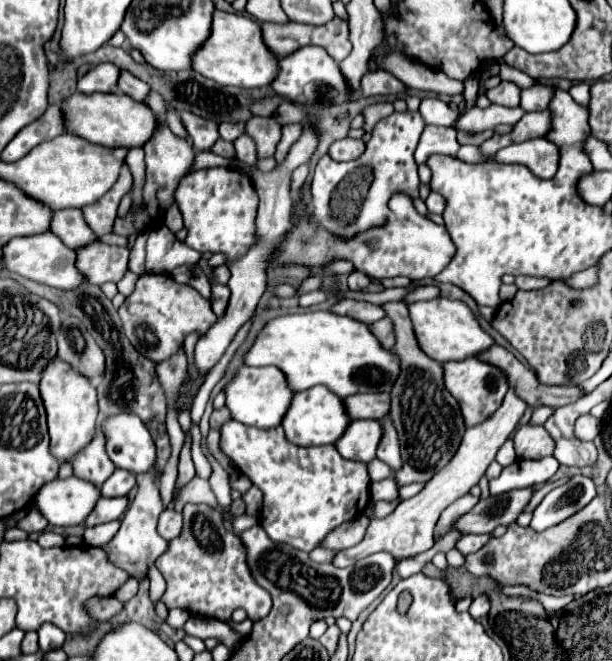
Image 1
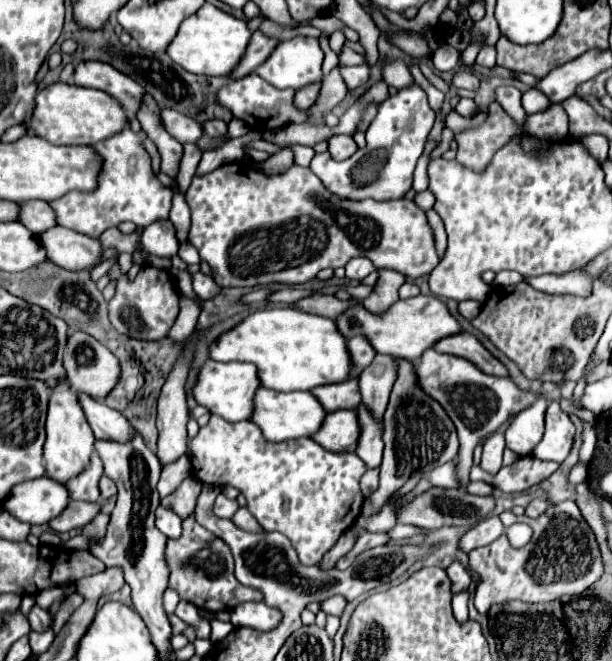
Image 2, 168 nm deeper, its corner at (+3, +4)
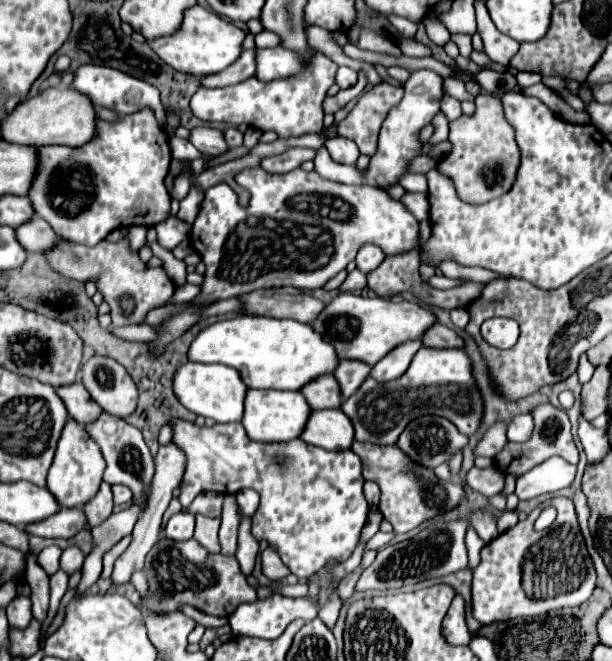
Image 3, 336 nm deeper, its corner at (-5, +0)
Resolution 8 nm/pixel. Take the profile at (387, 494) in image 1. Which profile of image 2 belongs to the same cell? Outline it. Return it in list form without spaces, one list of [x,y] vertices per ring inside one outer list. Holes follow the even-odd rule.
[[[366,470],[360,480],[360,490],[368,498],[378,488],[378,470]]]

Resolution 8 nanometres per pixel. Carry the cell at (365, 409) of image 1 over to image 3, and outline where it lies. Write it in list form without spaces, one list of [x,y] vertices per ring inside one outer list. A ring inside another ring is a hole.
[[[320,376],[320,380],[308,384],[308,388],[304,388],[302,394],[306,396],[308,404],[312,404],[314,410],[340,408],[344,402],[340,386],[334,376]]]

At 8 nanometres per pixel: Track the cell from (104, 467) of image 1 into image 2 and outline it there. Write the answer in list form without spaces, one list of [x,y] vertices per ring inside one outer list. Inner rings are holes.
[[[92,454],[88,468],[82,474],[78,474],[76,478],[68,480],[68,484],[66,484],[70,500],[100,502],[100,490],[98,490],[100,476],[102,476],[102,462],[100,462],[98,454]]]

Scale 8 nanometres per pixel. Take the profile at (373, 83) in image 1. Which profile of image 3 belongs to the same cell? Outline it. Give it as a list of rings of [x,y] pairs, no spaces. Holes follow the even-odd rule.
[[[340,66],[340,68],[338,68],[338,74],[336,74],[336,84],[338,84],[340,88],[350,88],[350,86],[356,84],[356,78],[358,78],[358,74],[356,74],[352,68]]]

